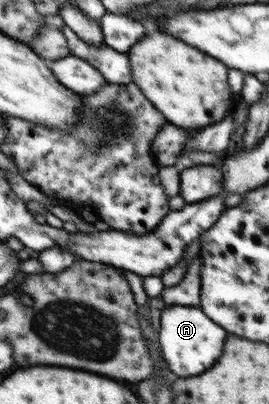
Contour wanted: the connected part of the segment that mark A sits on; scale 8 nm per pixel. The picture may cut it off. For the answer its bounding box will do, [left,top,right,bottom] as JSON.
[159,305,226,378]

